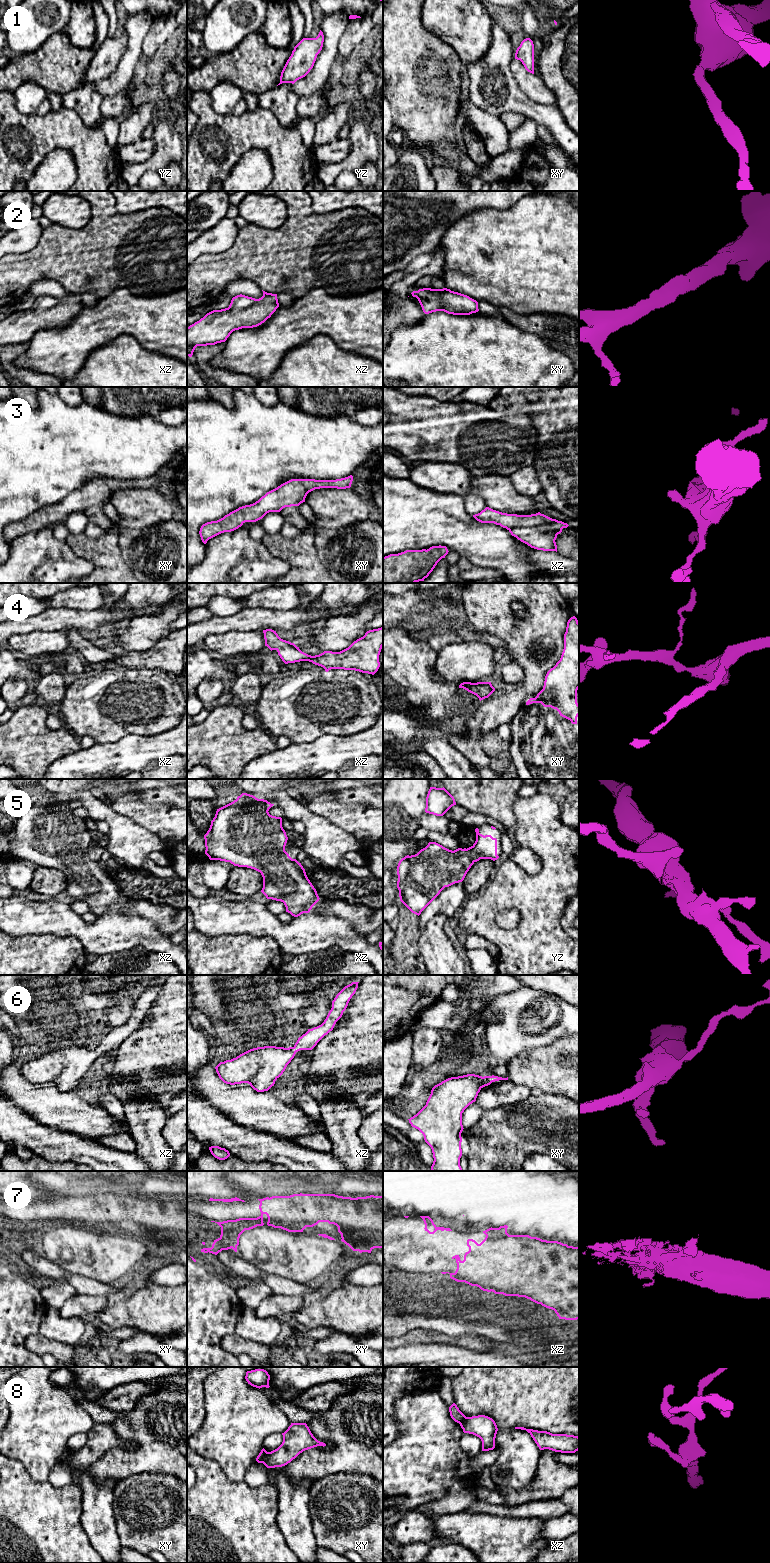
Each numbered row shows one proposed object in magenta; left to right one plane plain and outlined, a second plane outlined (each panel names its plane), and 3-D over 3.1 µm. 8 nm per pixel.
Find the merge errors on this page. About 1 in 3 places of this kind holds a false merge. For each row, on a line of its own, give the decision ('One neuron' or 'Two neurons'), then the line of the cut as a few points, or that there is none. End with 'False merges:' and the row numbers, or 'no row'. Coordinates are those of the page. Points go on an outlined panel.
1: One neuron. No split
2: One neuron. No split
3: One neuron. No split
4: One neuron. No split
5: One neuron. No split
6: One neuron. No split
7: One neuron. No split
8: Two neurons. Split along xy (268, 1452), (262, 1462)
False merges: 8

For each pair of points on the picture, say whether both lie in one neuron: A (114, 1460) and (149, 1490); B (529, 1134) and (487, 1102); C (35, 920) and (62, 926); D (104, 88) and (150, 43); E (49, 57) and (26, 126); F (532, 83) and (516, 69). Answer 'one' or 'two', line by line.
A: two
B: two
C: one
D: two
E: two
F: one

